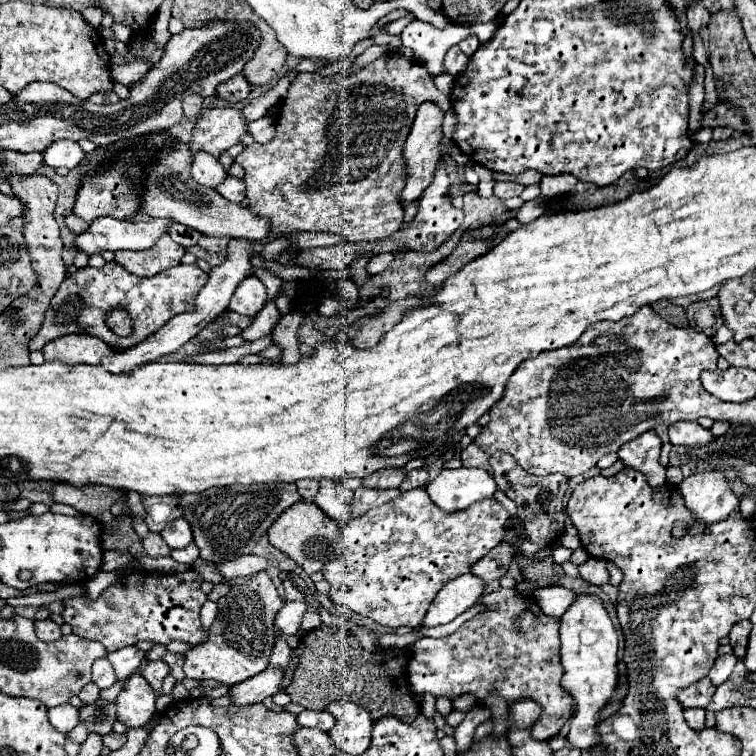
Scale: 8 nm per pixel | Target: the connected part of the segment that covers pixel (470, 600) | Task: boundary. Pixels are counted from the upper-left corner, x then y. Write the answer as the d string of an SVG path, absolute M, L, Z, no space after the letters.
M465 573L447 581L433 599L423 619L423 625L435 627L453 621L457 615L475 605L483 595L483 591L485 591L485 581L473 573Z

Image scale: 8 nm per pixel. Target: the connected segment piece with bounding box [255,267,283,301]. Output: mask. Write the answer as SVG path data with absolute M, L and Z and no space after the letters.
M255 267L255 275L257 275L257 277L265 283L265 287L267 287L267 301L273 301L273 299L277 297L277 293L279 293L283 281L281 281L277 275L273 275L269 269L265 269L265 267Z

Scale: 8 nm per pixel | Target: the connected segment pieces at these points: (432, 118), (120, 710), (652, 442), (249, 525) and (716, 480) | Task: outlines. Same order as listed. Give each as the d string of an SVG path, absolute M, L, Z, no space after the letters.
M427 101L427 103L419 105L417 117L415 117L413 127L409 131L409 137L407 137L405 145L403 145L403 159L405 159L405 173L407 173L405 187L399 193L399 203L403 207L415 203L421 197L421 193L425 191L425 187L429 187L429 183L433 179L435 165L441 159L441 151L439 151L439 143L443 139L441 123L443 123L443 111L433 101Z
M141 675L129 677L117 695L117 719L127 727L141 727L155 715L155 691Z
M647 431L635 437L635 441L629 441L623 445L623 449L617 451L623 465L643 473L651 487L661 487L665 483L665 467L659 465L659 453L661 439L655 431Z
M295 483L283 485L231 485L227 489L211 487L203 493L185 493L179 503L187 523L193 527L195 545L205 561L221 565L225 561L249 555L255 543L269 531L275 519L301 497Z
M719 471L695 473L681 481L677 489L685 501L685 507L705 525L705 529L727 519L739 509L739 499L729 491L729 485Z

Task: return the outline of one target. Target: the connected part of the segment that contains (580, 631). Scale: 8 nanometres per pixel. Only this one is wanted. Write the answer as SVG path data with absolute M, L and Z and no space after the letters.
M577 593L571 607L561 617L559 639L561 663L565 669L563 687L577 701L577 715L567 739L577 749L591 749L591 745L597 745L599 741L595 731L599 723L599 709L609 701L617 685L617 631L603 601L597 595Z

